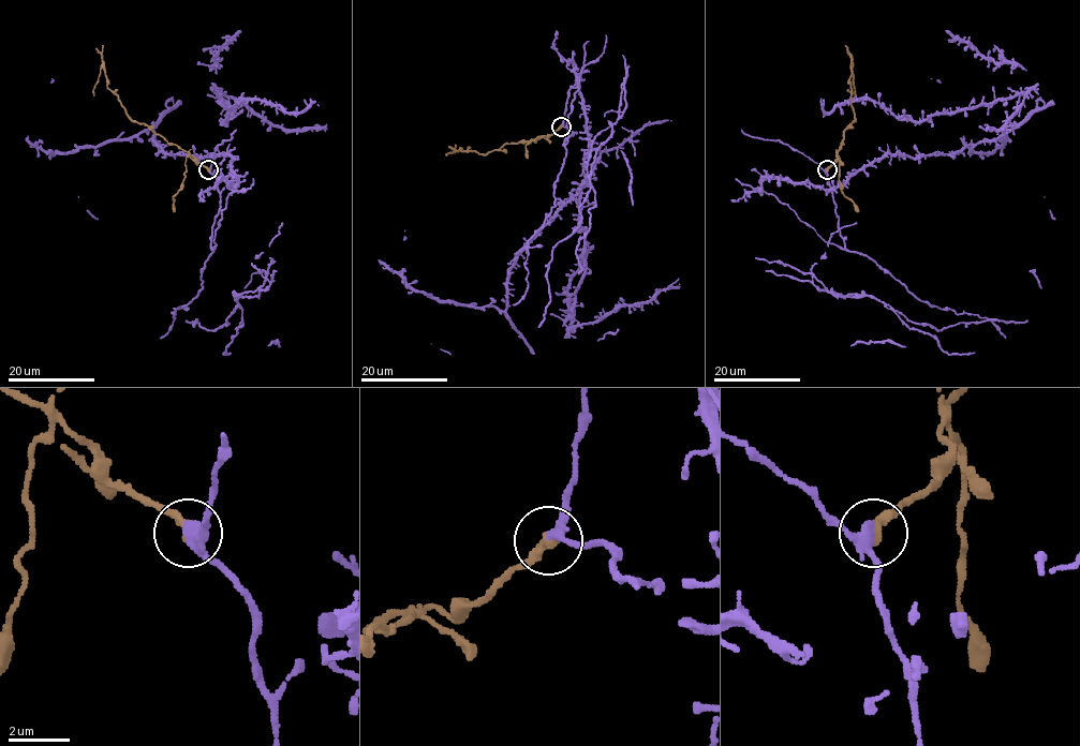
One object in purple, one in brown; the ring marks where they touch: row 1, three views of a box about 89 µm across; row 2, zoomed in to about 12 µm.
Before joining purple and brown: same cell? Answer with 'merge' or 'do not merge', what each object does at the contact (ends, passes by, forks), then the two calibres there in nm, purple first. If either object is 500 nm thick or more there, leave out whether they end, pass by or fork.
do not merge | purple passes by | brown ends | 360/360 nm

